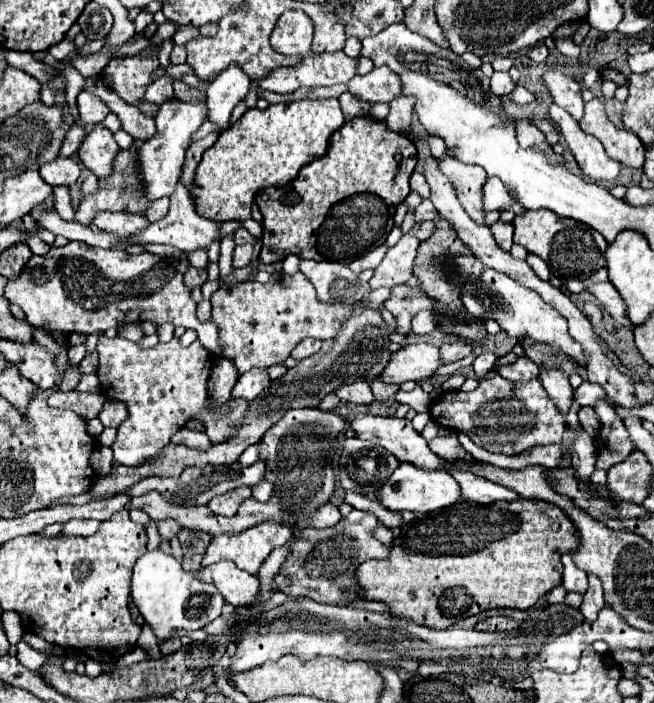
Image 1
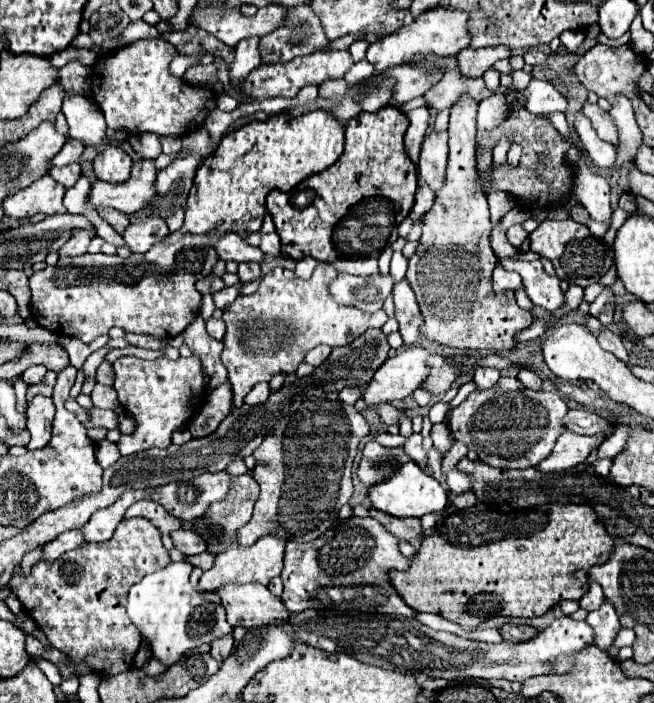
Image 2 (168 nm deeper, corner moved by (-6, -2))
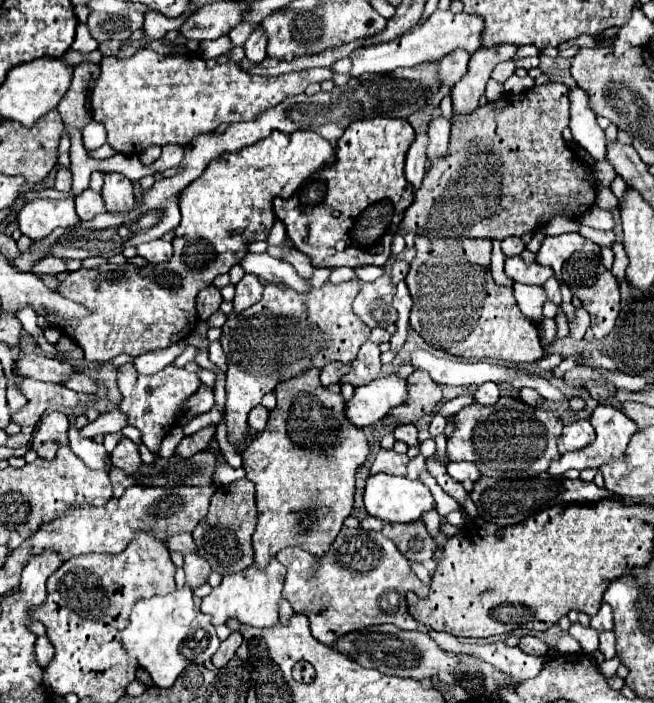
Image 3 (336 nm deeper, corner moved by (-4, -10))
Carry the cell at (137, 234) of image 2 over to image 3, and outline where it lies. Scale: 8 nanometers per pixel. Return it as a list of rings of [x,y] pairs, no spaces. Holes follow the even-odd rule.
[[[156,239],[156,241],[148,241],[148,243],[142,243],[136,247],[138,249],[138,255],[148,259],[150,263],[168,263],[172,259],[172,243],[166,243],[162,239]]]

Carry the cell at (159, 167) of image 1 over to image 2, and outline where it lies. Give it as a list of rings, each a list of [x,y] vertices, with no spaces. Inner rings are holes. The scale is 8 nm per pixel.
[[[154,159],[136,161],[132,165],[130,179],[124,183],[104,183],[96,181],[90,191],[90,205],[96,209],[100,205],[114,207],[126,215],[144,209],[156,197],[156,167]]]

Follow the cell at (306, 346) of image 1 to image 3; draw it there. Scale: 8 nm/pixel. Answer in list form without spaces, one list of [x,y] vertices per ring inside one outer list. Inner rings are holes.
[[[330,363],[322,369],[322,375],[320,375],[320,381],[324,387],[330,387],[334,383],[338,383],[352,367],[350,365],[342,365],[342,363]]]

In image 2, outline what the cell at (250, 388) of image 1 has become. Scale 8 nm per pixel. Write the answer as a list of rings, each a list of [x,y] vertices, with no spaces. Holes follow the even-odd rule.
[[[258,383],[246,397],[244,397],[244,403],[248,405],[258,405],[258,403],[264,403],[270,395],[270,385],[268,383]]]

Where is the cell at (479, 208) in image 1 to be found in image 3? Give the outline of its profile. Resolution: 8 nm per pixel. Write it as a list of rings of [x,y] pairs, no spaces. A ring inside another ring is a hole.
[[[524,249],[520,255],[506,259],[506,275],[516,283],[544,285],[554,275],[554,271],[550,267],[536,263],[536,255]]]

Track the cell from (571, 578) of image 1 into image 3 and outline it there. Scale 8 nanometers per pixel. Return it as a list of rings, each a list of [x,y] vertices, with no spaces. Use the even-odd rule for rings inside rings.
[[[602,603],[600,611],[590,619],[590,625],[592,625],[592,629],[596,629],[598,633],[600,633],[600,631],[610,631],[610,629],[614,627],[614,623],[612,623],[612,607],[606,605],[606,603]]]

